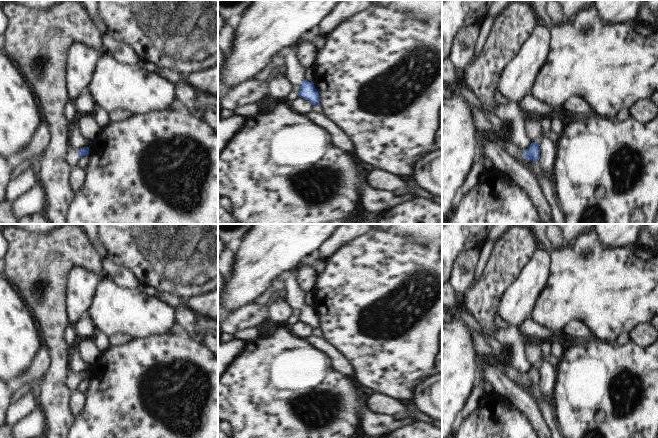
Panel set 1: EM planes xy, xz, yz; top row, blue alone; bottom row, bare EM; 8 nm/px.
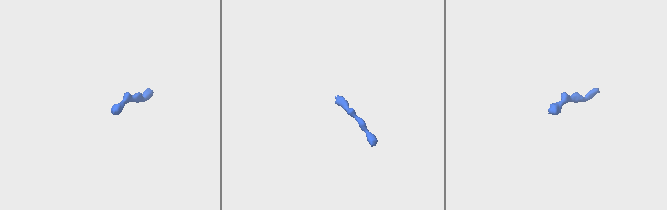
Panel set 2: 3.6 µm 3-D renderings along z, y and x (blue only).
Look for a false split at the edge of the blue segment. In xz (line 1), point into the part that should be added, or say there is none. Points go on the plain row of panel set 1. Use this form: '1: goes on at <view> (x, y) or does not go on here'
1: goes on at xz (286, 287)

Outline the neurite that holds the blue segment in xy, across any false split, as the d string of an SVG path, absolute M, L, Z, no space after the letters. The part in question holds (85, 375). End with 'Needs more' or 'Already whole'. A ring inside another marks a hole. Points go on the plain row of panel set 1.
M69 371L67 374L66 385L68 386L69 390L76 390L78 384L85 379L89 379L89 371L85 371L80 374L74 374L73 372Z. Needs more

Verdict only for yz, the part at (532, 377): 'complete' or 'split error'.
split error

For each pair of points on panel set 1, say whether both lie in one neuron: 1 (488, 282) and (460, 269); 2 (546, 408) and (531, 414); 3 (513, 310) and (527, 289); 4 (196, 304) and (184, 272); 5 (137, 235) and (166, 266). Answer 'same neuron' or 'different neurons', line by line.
1: different neurons
2: different neurons
3: same neuron
4: different neurons
5: same neuron

